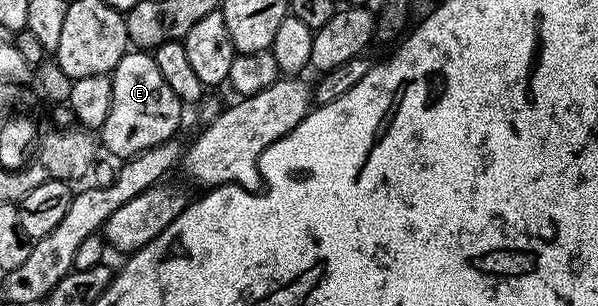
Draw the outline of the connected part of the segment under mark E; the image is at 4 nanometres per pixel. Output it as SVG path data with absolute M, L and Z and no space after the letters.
M129 50L110 73L112 78L112 101L110 114L102 129L102 144L119 158L136 156L142 150L158 146L177 135L176 127L180 124L180 100L166 86L162 70L158 70L155 55L148 50Z

